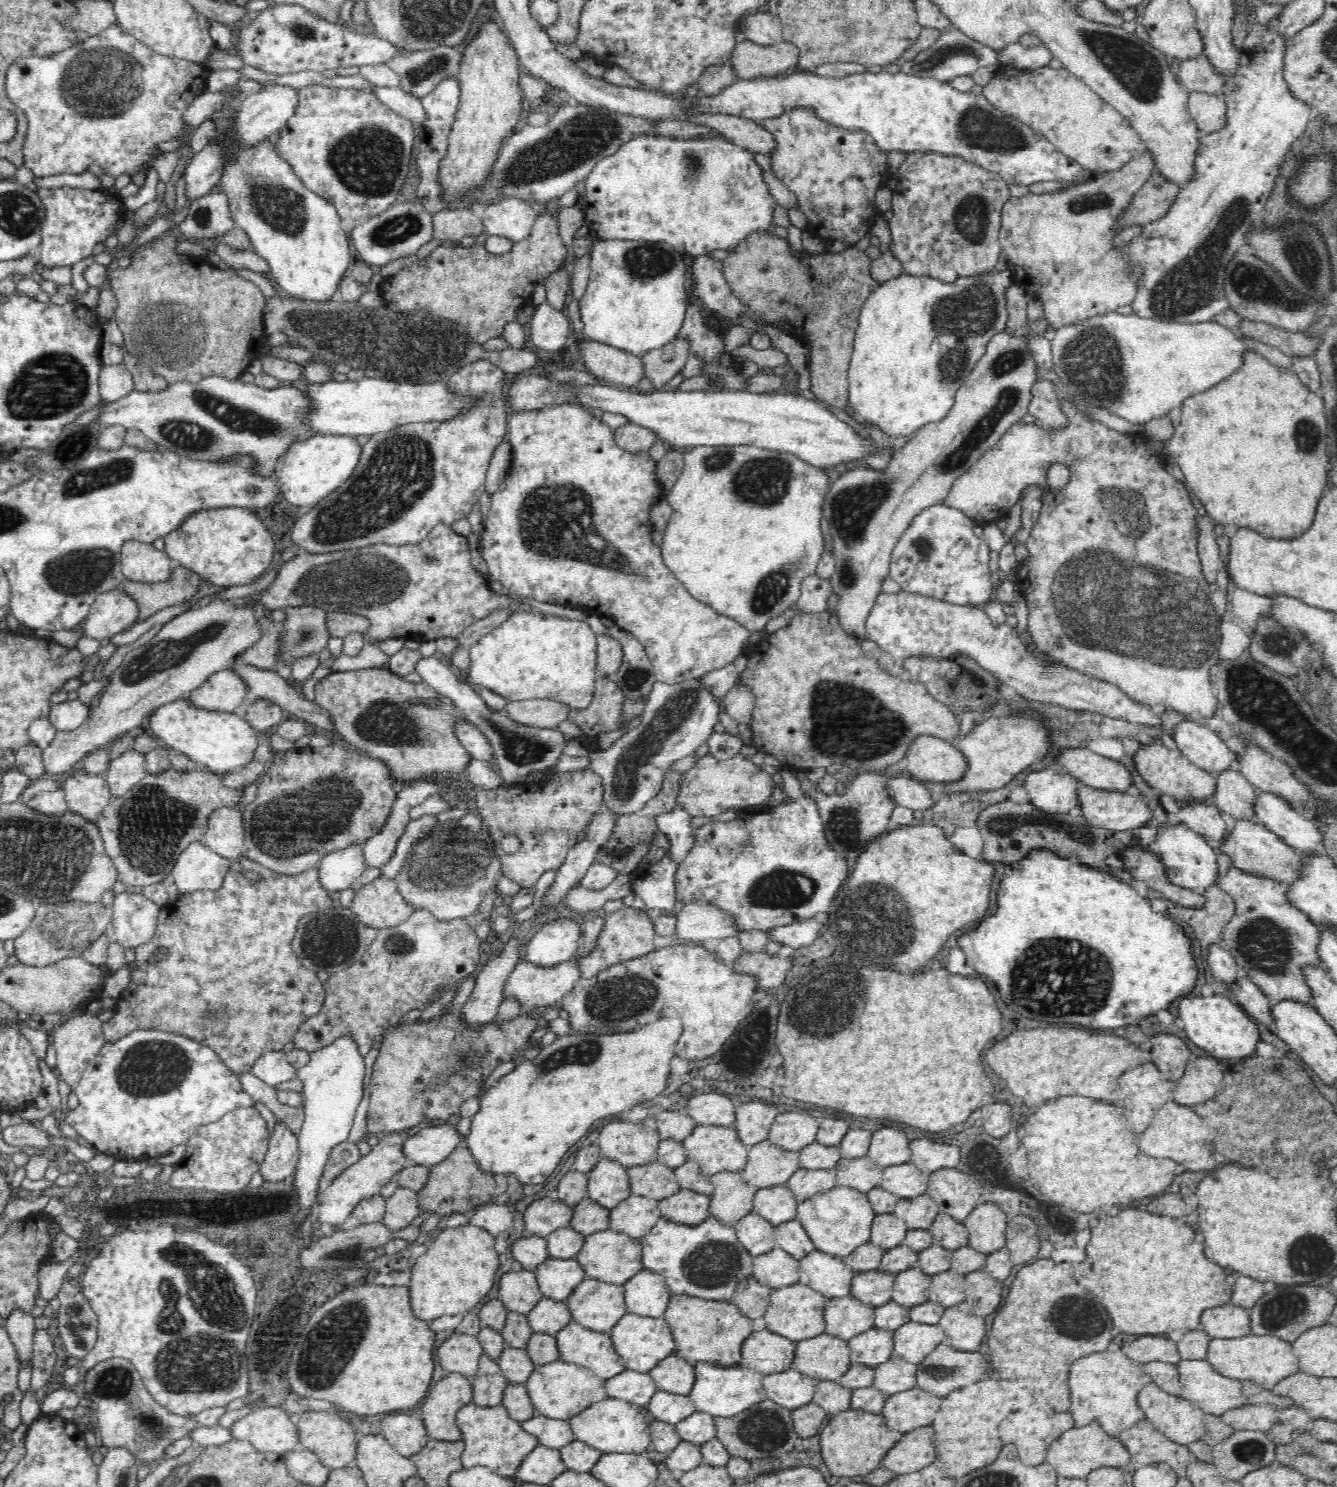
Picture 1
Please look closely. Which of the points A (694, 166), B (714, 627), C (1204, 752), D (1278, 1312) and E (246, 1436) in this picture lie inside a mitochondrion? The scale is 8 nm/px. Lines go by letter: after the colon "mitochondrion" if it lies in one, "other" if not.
A: mitochondrion
B: other
C: other
D: mitochondrion
E: other

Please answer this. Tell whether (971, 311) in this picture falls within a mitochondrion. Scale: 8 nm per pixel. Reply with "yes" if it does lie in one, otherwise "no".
yes

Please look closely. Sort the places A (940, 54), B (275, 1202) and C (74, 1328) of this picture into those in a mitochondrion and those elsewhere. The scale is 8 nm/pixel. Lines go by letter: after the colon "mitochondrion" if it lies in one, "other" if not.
A: mitochondrion
B: other
C: other

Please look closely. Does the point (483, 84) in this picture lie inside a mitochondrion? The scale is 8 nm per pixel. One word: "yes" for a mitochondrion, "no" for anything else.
no

